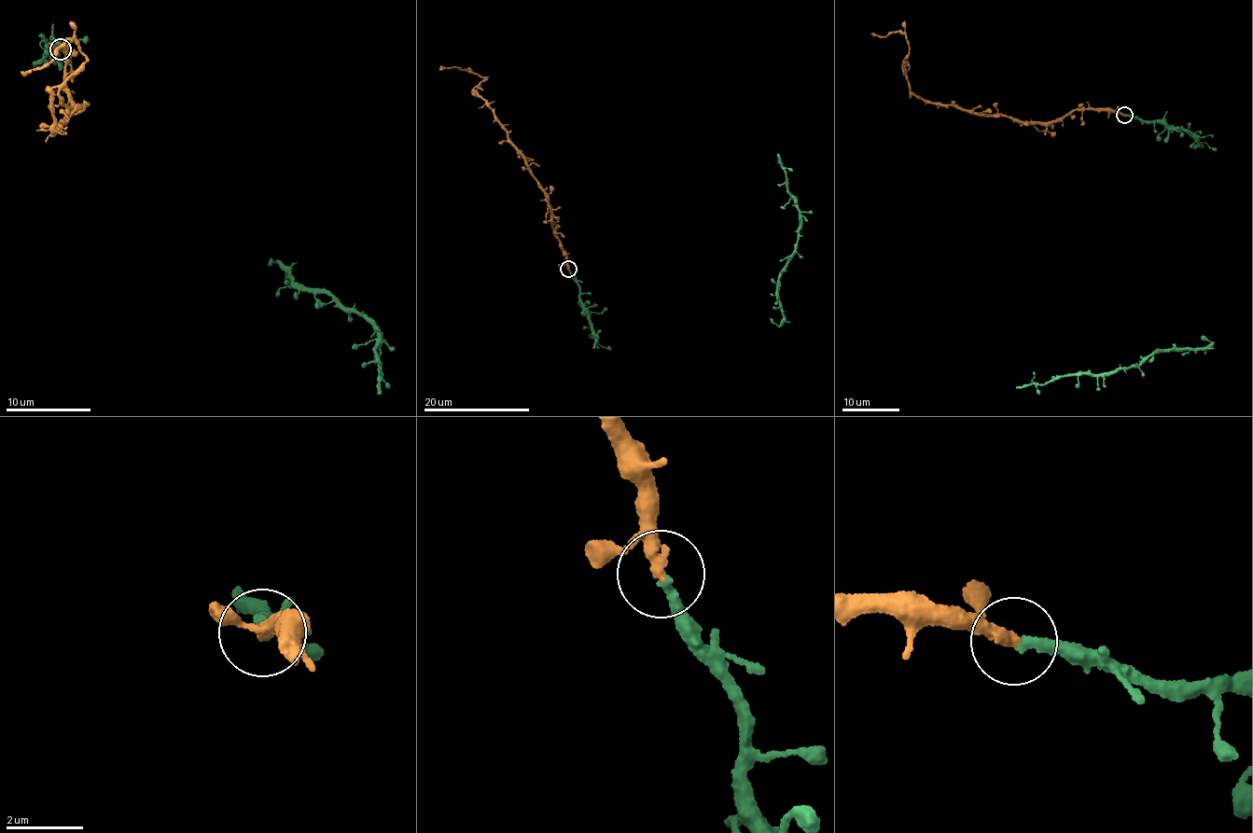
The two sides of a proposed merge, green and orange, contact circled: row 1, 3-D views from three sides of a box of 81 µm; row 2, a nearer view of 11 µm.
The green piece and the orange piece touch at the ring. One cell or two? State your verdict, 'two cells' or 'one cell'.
one cell

